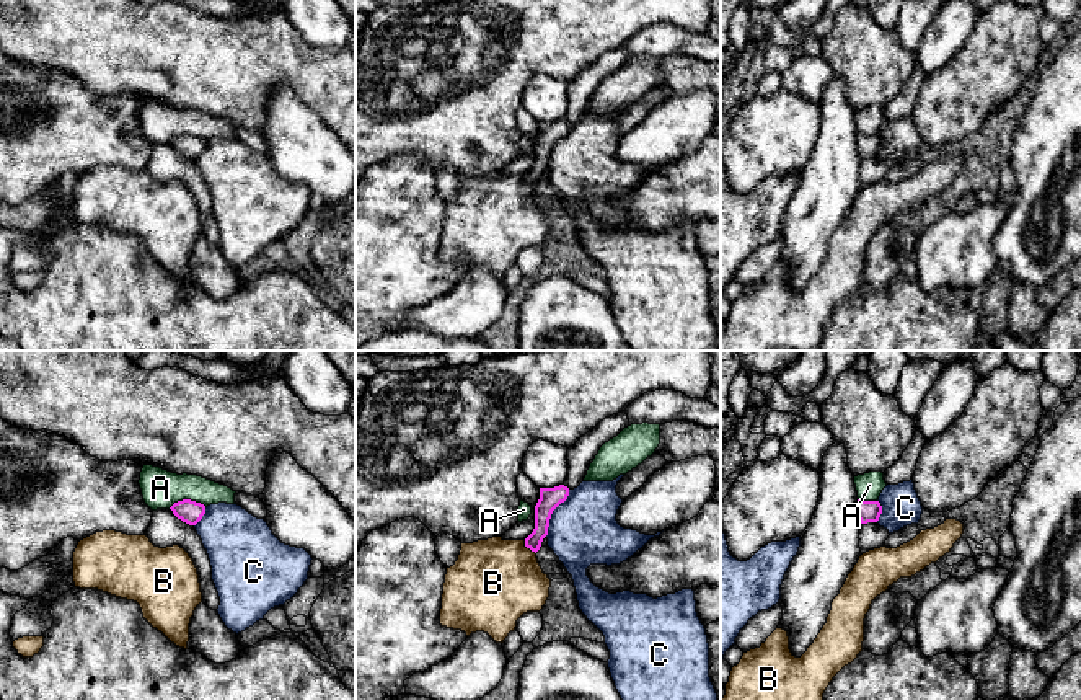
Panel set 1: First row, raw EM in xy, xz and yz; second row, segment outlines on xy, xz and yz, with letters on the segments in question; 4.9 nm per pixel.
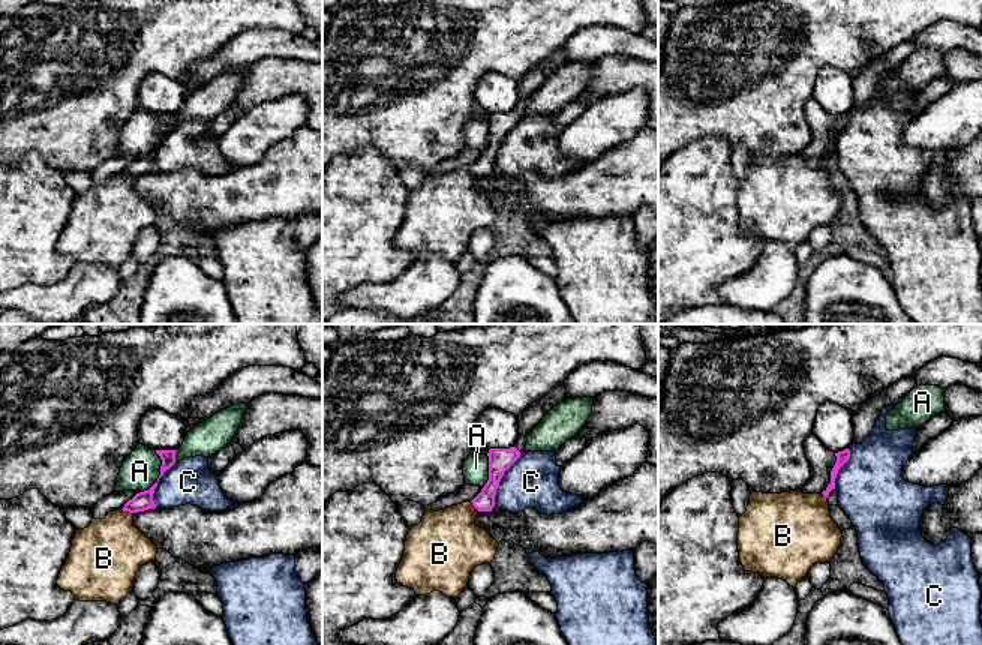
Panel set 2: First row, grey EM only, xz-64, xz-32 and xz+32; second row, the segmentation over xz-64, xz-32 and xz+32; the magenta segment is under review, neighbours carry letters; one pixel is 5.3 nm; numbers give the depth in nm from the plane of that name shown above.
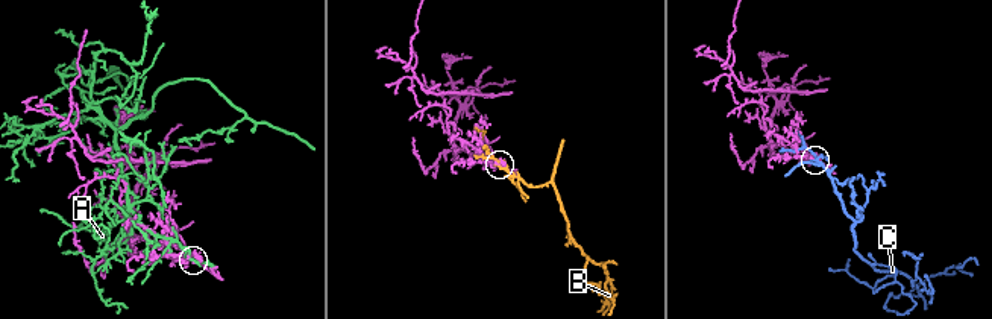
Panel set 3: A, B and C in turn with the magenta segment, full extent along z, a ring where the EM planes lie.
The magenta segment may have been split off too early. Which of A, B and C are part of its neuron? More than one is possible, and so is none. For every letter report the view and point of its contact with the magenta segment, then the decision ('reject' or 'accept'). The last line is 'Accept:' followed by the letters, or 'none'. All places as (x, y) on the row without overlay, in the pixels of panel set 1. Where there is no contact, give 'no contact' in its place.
A: contact xy (186, 134); reject
B: contact xz (529, 181); reject
C: contact xz (551, 147); reject
Accept: none

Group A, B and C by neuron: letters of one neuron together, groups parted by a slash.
A / B / C

